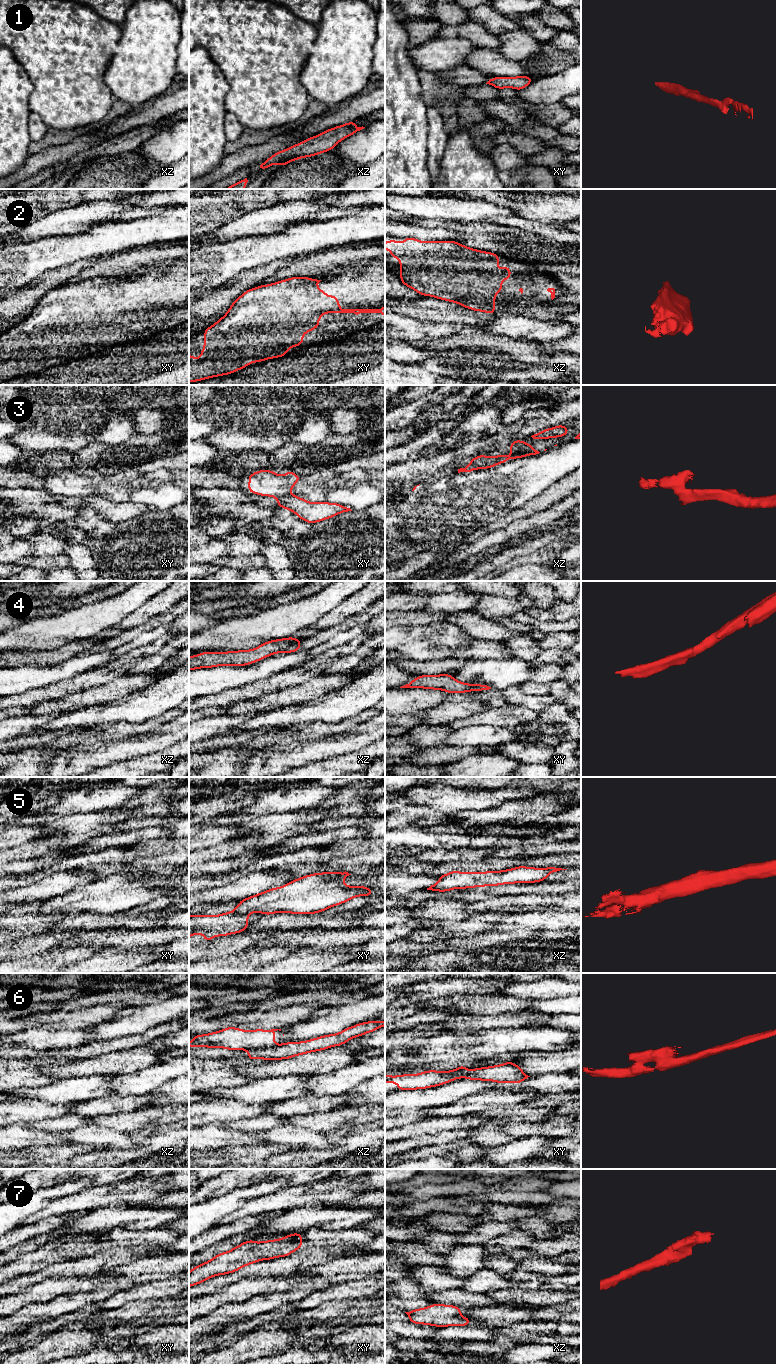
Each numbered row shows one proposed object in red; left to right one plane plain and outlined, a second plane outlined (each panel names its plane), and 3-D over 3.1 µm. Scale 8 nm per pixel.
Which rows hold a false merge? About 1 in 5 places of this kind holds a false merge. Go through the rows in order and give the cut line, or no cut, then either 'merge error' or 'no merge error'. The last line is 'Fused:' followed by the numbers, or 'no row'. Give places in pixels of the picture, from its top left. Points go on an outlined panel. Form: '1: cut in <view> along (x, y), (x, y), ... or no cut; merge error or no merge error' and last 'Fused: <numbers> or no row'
1: no cut; no merge error
2: no cut; no merge error
3: cut in xy along (288, 494), (277, 497); merge error
4: no cut; no merge error
5: no cut; no merge error
6: no cut; no merge error
7: no cut; no merge error
Fused: 3

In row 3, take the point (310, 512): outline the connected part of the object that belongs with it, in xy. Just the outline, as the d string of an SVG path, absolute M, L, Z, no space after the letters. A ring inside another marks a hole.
M295 495L277 497L279 508L293 511L300 519L312 524L323 521L343 512L352 511L337 503L317 502L311 503Z

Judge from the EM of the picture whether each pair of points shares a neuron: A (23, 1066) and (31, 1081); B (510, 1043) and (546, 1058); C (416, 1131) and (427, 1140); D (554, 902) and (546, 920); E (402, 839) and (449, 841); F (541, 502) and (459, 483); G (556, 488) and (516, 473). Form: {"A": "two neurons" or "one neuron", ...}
{"A": "one neuron", "B": "two neurons", "C": "two neurons", "D": "two neurons", "E": "one neuron", "F": "two neurons", "G": "two neurons"}

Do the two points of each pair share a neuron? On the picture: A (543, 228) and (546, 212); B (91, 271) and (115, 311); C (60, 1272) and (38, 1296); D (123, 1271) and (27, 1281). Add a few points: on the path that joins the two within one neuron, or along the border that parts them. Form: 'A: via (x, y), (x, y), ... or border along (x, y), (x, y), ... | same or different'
A: border along (521, 217), (551, 225) | different
B: border along (111, 276), (95, 276), (73, 284) | different
C: border along (79, 1277), (48, 1277), (44, 1279) | different
D: border along (102, 1270), (97, 1274) | different

